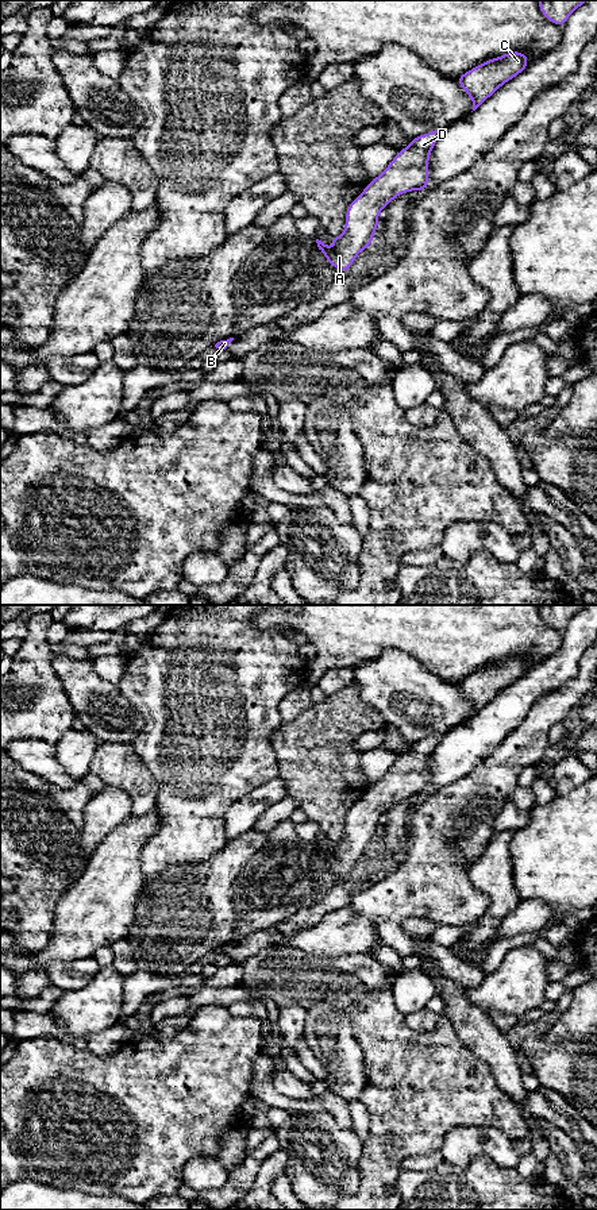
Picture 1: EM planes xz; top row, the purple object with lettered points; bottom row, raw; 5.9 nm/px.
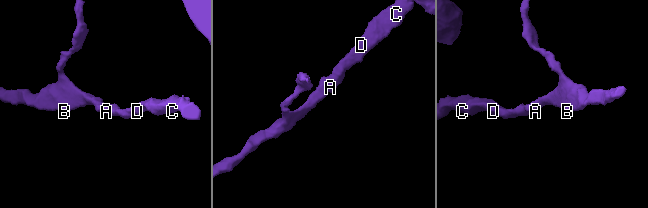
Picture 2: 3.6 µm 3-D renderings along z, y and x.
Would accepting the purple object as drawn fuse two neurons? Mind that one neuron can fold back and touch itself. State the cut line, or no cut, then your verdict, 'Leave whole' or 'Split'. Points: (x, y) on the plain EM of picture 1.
No split. Leave whole

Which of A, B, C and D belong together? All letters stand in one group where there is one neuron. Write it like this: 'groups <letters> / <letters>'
groups A B C D

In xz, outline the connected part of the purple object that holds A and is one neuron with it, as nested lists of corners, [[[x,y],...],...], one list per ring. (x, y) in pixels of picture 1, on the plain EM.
[[[435,735],[411,744],[392,764],[388,772],[347,812],[344,836],[340,841],[331,841],[335,853],[316,844],[319,855],[328,868],[344,878],[354,868],[358,859],[370,852],[378,833],[378,820],[397,801],[428,791],[428,764],[431,756],[444,735]]]

